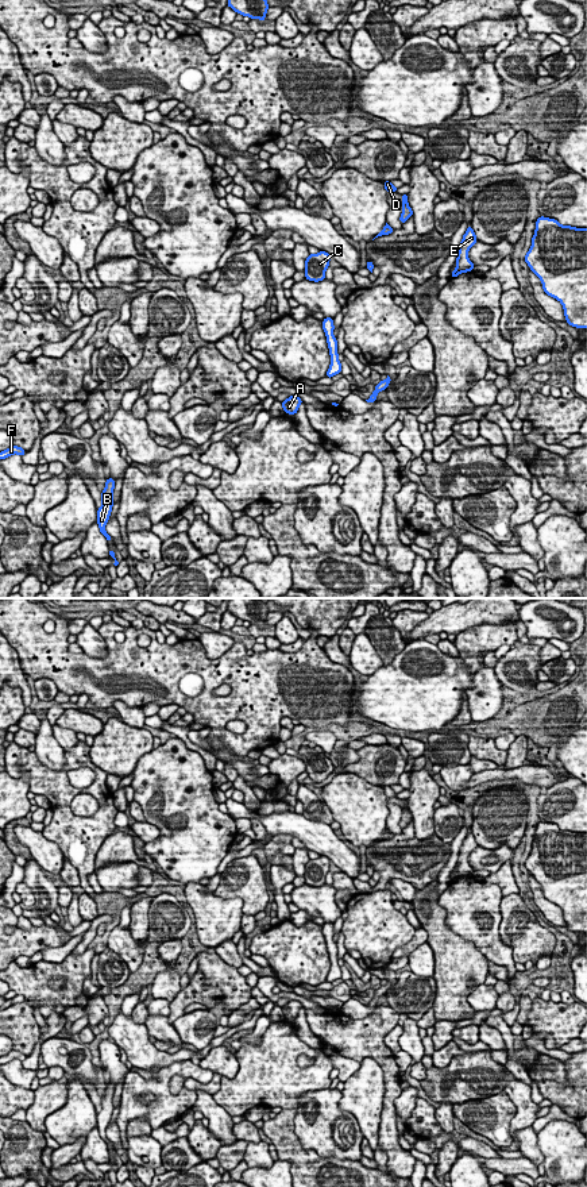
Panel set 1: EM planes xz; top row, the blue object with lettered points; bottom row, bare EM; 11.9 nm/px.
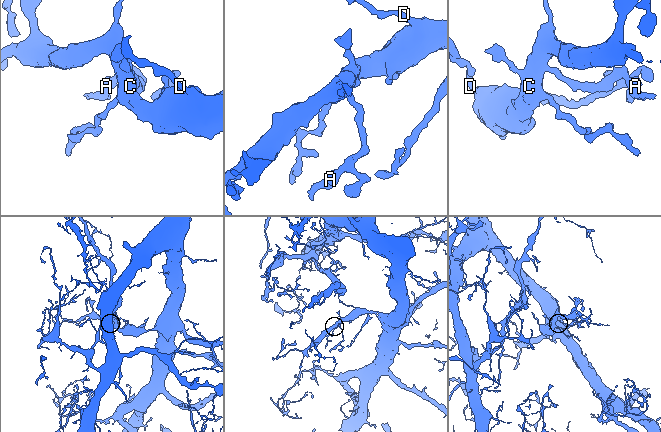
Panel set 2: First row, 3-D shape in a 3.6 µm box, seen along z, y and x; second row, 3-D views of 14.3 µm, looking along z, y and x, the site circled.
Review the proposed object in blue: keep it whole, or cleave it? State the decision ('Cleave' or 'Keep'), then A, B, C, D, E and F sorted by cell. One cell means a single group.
Keep. Groups: A B C D E F

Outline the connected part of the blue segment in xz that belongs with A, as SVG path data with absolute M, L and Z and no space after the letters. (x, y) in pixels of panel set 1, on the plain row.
M290 1001L285 1006L282 1006L282 1013L285 1018L296 1020L301 1009L302 1009L302 1005L298 1001Z

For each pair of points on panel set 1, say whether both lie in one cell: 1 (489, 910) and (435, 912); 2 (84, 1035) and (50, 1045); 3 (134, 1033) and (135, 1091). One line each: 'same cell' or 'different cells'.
1: different cells
2: different cells
3: different cells

